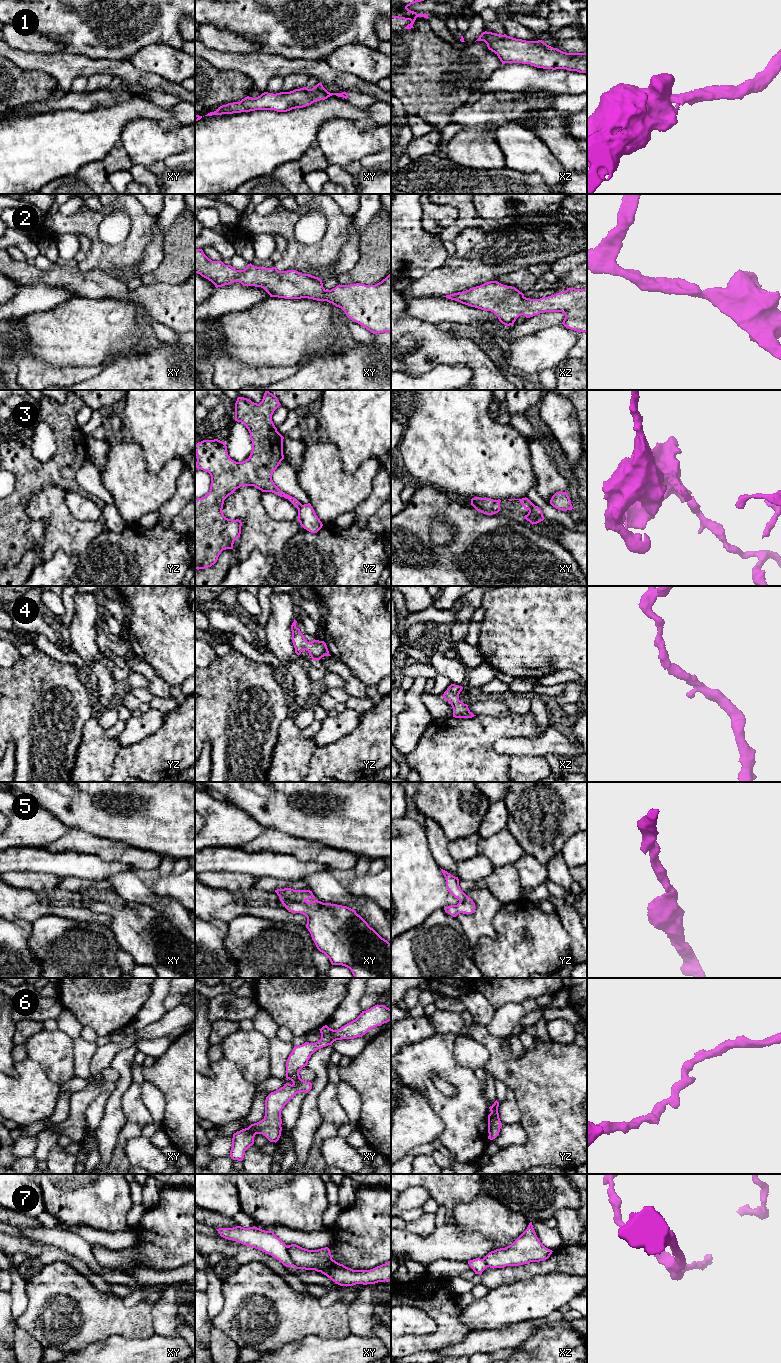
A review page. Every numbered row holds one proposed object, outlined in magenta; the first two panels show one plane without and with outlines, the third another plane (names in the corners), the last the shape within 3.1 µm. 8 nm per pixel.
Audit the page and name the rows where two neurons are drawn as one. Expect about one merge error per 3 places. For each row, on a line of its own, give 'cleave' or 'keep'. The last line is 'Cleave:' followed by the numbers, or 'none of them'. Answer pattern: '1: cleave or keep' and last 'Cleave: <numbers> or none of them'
1: keep
2: keep
3: cleave
4: keep
5: keep
6: keep
7: cleave
Cleave: 3, 7

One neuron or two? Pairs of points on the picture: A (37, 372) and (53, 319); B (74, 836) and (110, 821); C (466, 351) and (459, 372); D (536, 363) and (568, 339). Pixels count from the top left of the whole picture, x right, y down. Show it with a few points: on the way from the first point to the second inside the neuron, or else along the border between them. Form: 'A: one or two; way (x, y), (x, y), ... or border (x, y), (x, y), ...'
A: two; border (26, 353), (45, 363), (64, 366)
B: two; border (71, 828), (83, 830), (107, 840)
C: two; border (437, 365), (466, 365), (472, 372), (472, 379)
D: one; way (544, 355), (560, 340)

